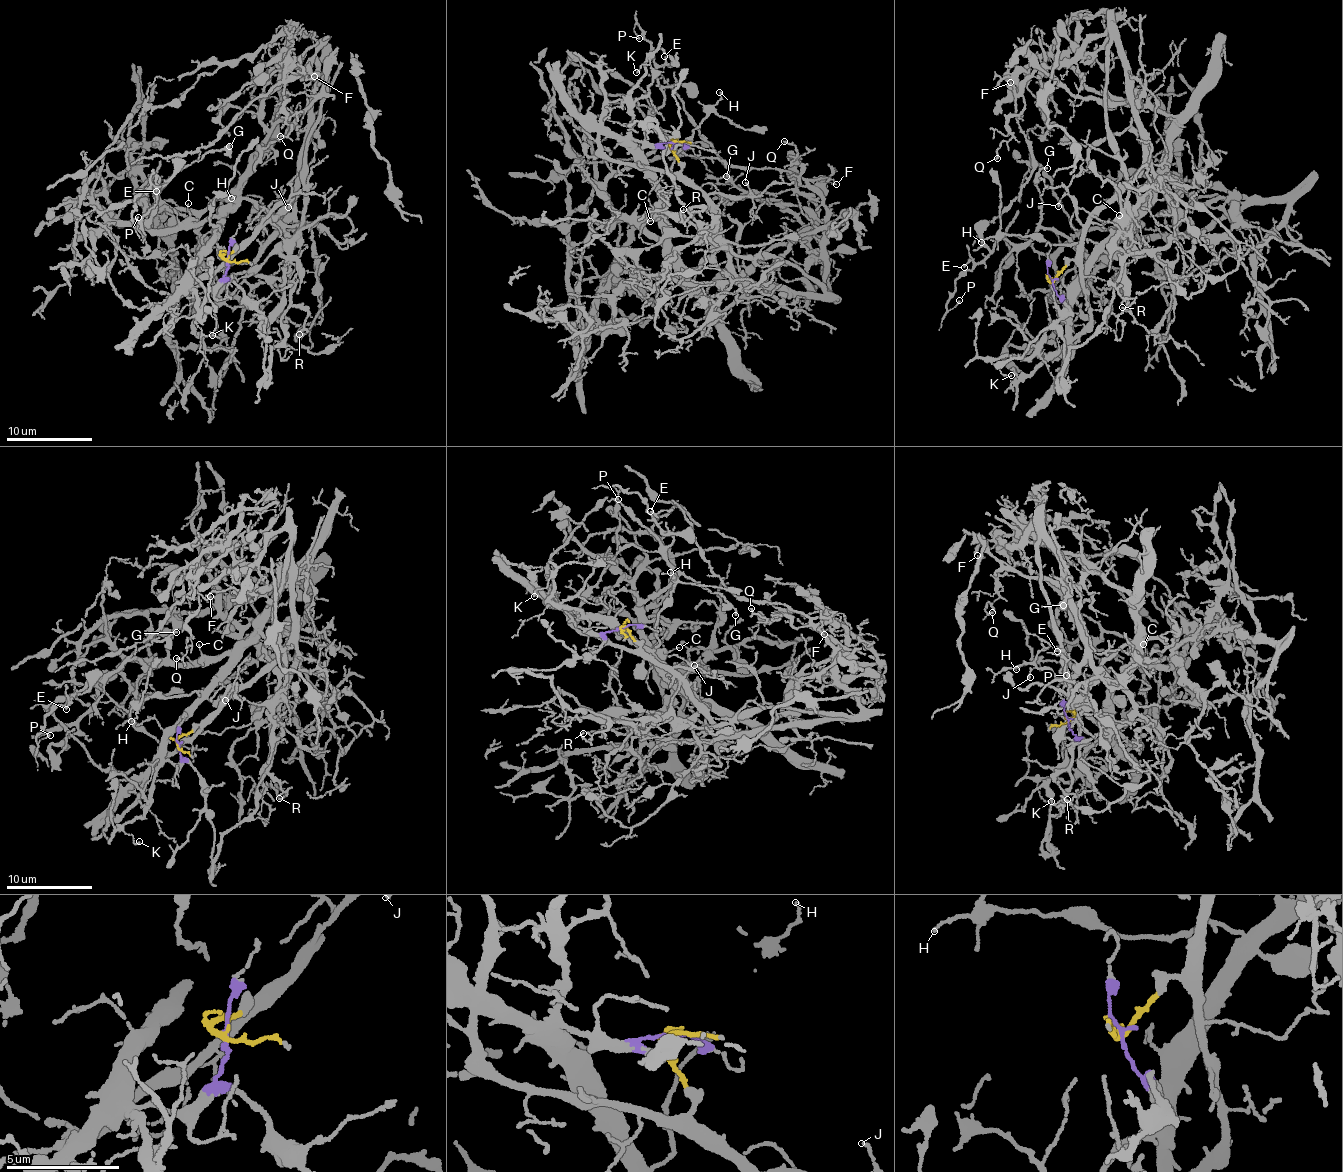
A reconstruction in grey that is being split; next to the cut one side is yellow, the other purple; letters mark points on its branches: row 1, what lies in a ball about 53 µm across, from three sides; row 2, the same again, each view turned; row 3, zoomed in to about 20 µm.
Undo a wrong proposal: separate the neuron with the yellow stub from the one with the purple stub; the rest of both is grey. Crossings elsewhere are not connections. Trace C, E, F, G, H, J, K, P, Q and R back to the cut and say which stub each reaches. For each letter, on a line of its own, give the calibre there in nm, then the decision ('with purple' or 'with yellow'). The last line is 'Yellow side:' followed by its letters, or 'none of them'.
C: calibre 70 nm; with purple
E: calibre 100 nm; with purple
F: calibre 110 nm; with yellow
G: calibre 140 nm; with purple
H: calibre 110 nm; with purple
J: calibre 130 nm; with yellow
K: calibre 100 nm; with purple
P: calibre 130 nm; with purple
Q: calibre 100 nm; with yellow
R: calibre 130 nm; with yellow
Yellow side: F, J, Q, R

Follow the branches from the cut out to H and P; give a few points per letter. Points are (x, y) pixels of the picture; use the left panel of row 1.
H: (226, 260), (217, 284), (192, 285), (193, 263), (218, 225), (208, 216), (212, 201), (224, 192), (231, 197)
P: (226, 260), (217, 284), (192, 285), (221, 222), (139, 223), (156, 176), (139, 216)

